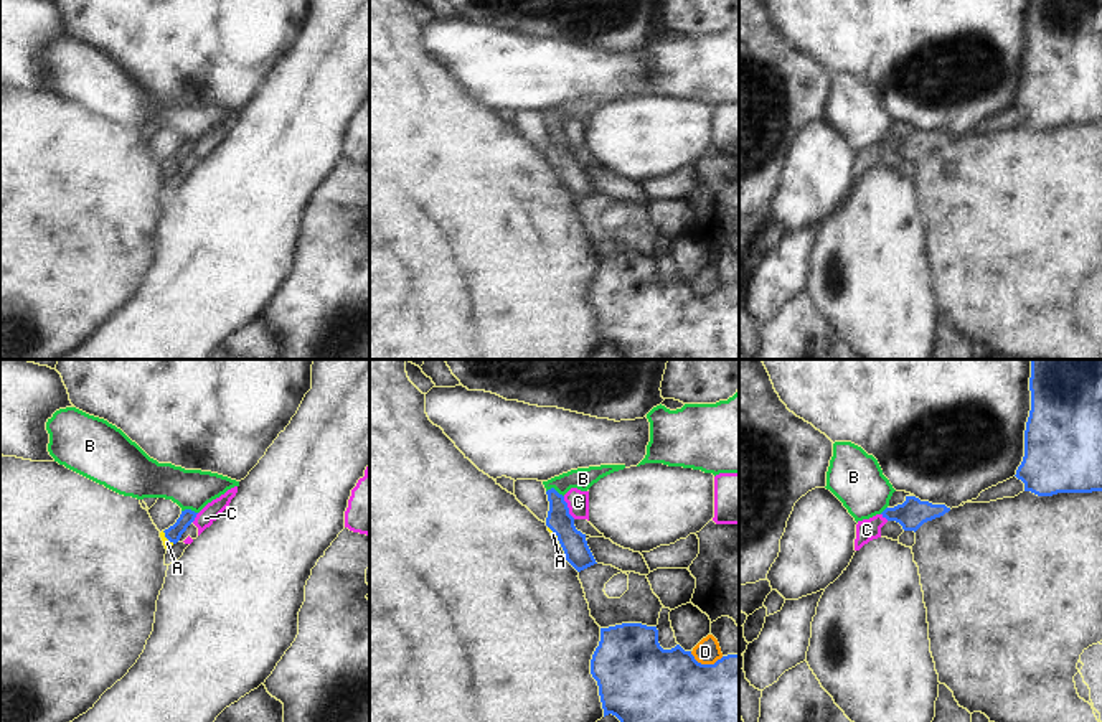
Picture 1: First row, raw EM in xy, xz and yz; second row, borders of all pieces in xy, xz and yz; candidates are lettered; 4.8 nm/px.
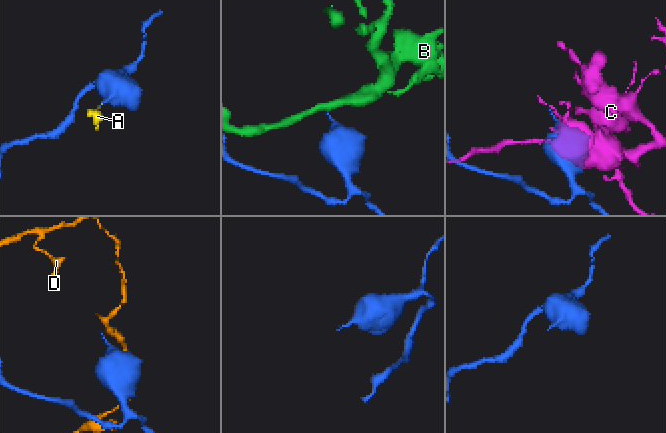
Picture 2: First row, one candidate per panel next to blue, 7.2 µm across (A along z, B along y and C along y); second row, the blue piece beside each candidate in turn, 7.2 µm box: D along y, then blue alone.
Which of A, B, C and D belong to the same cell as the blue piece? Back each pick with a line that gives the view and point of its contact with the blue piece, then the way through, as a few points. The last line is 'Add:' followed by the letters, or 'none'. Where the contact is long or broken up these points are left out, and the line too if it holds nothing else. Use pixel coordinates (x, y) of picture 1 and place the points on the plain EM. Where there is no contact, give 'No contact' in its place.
A: Touches blue at xy (167, 168). Path across: xy (174, 164), (167, 168), (167, 173)
Add: A.

